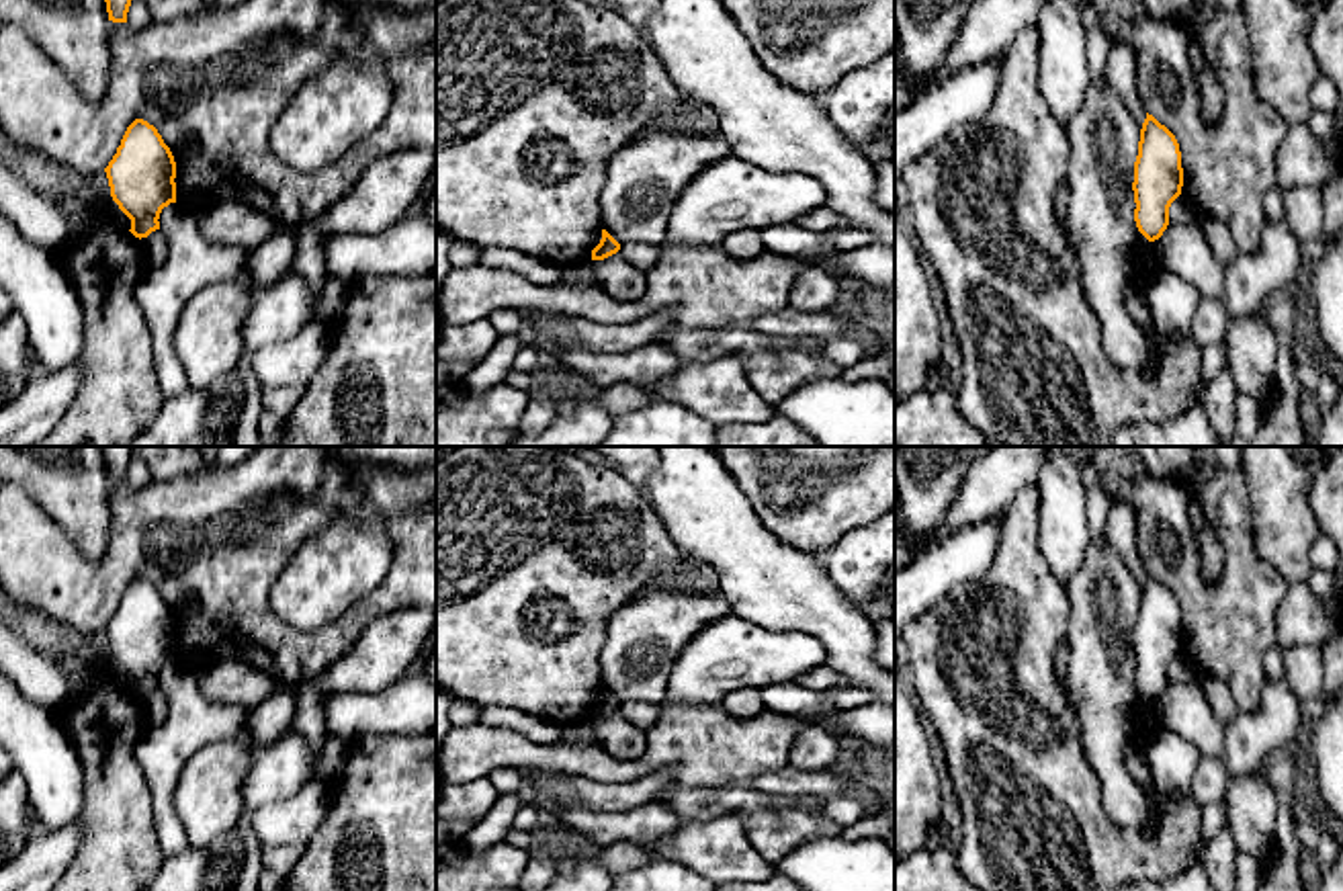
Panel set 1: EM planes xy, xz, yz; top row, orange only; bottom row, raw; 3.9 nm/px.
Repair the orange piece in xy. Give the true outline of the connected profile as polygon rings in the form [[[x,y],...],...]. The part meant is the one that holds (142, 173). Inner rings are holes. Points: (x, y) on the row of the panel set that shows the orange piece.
[[[135,119],[104,168],[111,197],[131,219],[131,234],[147,238],[160,229],[160,213],[176,203],[176,162],[154,125]]]

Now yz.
[[[1153,115],[1140,129],[1134,162],[1134,221],[1138,231],[1155,242],[1169,225],[1169,207],[1181,195],[1183,168],[1175,135]]]

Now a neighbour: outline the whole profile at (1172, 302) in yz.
[[[1157,266],[1144,287],[1144,303],[1159,334],[1159,348],[1142,367],[1146,379],[1159,373],[1159,358],[1175,338],[1192,338],[1189,328],[1202,301],[1200,291],[1171,270]]]

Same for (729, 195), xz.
[[[725,156],[696,172],[682,188],[661,244],[622,244],[618,254],[649,272],[669,246],[723,244],[735,231],[796,223],[827,205],[827,188],[813,176],[772,172]]]

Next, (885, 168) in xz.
[[[880,160],[874,164],[876,170],[876,203],[895,213],[895,164]]]

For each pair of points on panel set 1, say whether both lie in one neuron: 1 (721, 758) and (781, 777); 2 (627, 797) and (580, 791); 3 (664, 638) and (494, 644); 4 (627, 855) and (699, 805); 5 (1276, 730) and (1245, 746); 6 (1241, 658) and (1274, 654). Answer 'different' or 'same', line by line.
1: different
2: same
3: different
4: different
5: same
6: different

